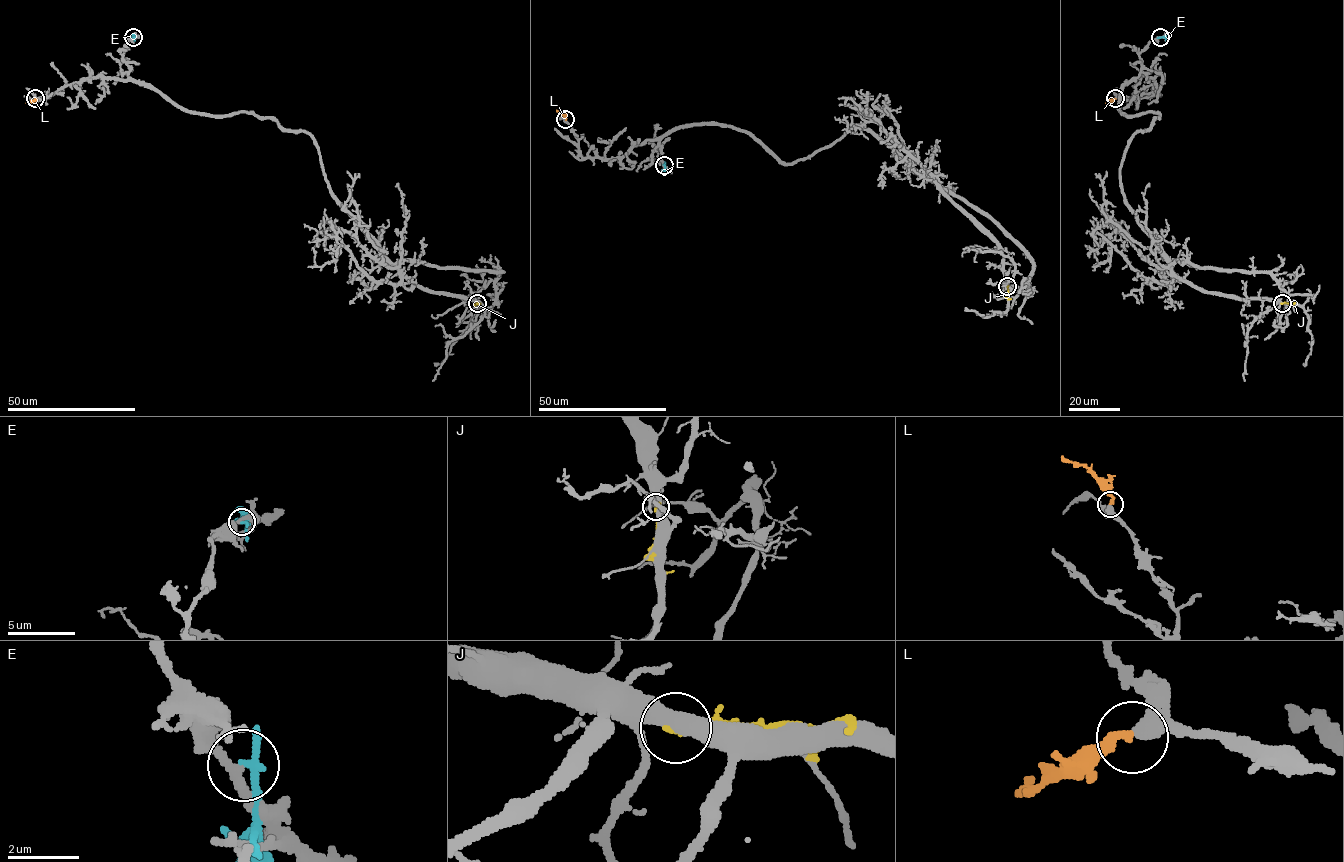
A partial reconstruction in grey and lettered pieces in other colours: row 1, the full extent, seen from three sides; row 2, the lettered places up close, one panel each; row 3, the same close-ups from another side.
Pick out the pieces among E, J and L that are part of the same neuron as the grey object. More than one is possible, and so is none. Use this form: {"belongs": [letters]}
{"belongs": ["L"]}

